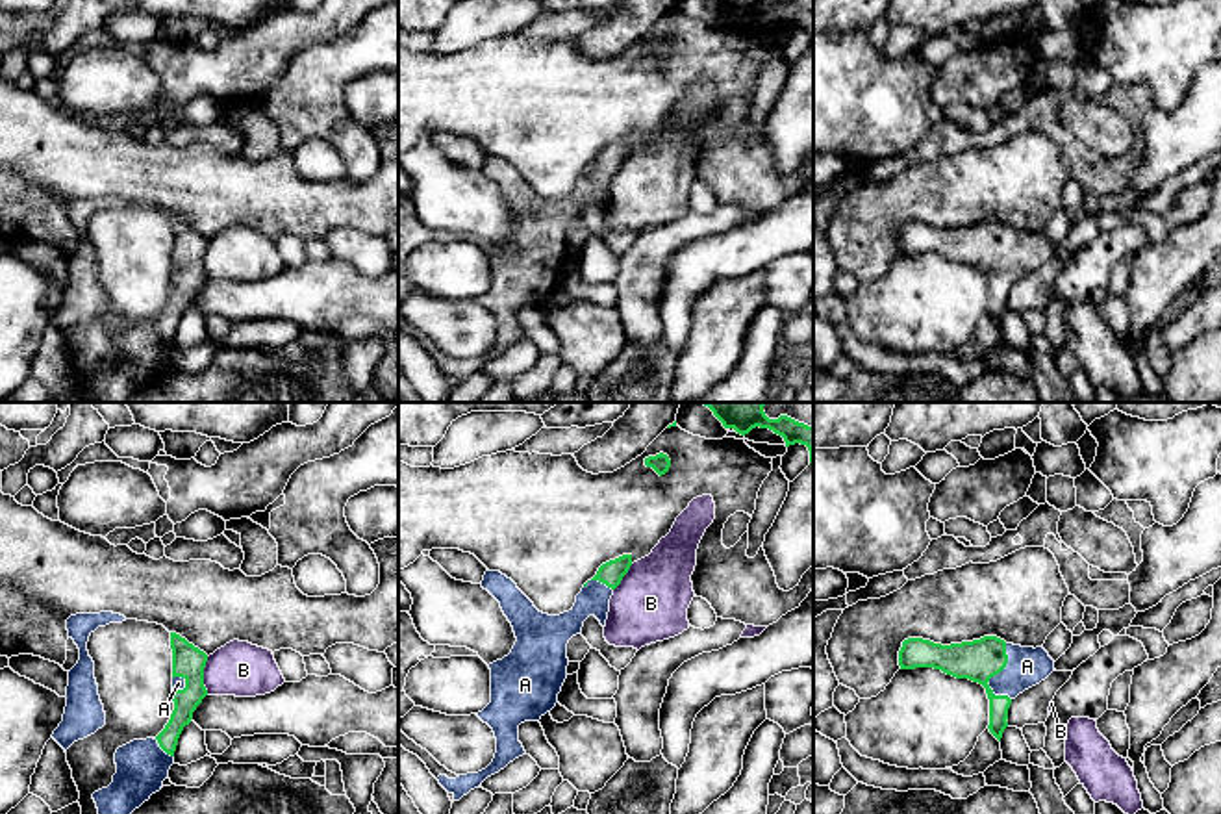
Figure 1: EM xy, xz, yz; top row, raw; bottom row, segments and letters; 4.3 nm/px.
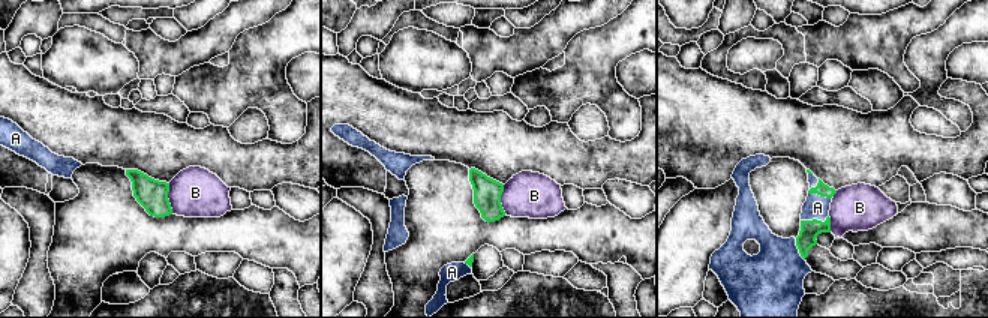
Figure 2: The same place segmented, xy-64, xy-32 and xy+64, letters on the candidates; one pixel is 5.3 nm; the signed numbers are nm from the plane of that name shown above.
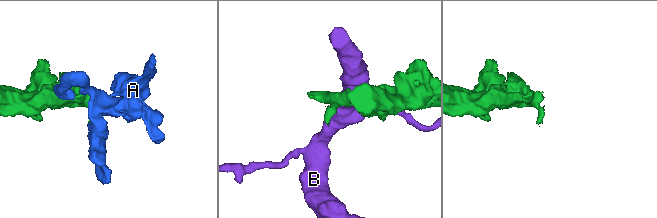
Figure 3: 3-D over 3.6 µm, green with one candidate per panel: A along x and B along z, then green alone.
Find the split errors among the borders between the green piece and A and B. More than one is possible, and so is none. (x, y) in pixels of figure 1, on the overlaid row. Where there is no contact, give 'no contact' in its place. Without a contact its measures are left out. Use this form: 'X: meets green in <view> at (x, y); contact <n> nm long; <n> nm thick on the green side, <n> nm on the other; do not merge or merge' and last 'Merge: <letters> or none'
A: meets green in yz at (994, 675); contact 240 nm long; 180 nm thick on the green side, 170 nm on the other; merge
B: meets green in xy at (202, 675); contact 170 nm long; 140 nm thick on the green side, 240 nm on the other; do not merge
Merge: A

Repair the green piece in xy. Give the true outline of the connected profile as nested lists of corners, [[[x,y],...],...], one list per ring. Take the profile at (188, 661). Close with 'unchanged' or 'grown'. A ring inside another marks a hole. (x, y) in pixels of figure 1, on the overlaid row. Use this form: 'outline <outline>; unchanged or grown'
outline [[[170,632],[170,649],[174,701],[170,719],[156,738],[133,740],[117,749],[113,782],[93,794],[98,814],[132,814],[161,790],[174,764],[178,738],[208,695],[204,686],[208,655],[176,632]]]; grown

